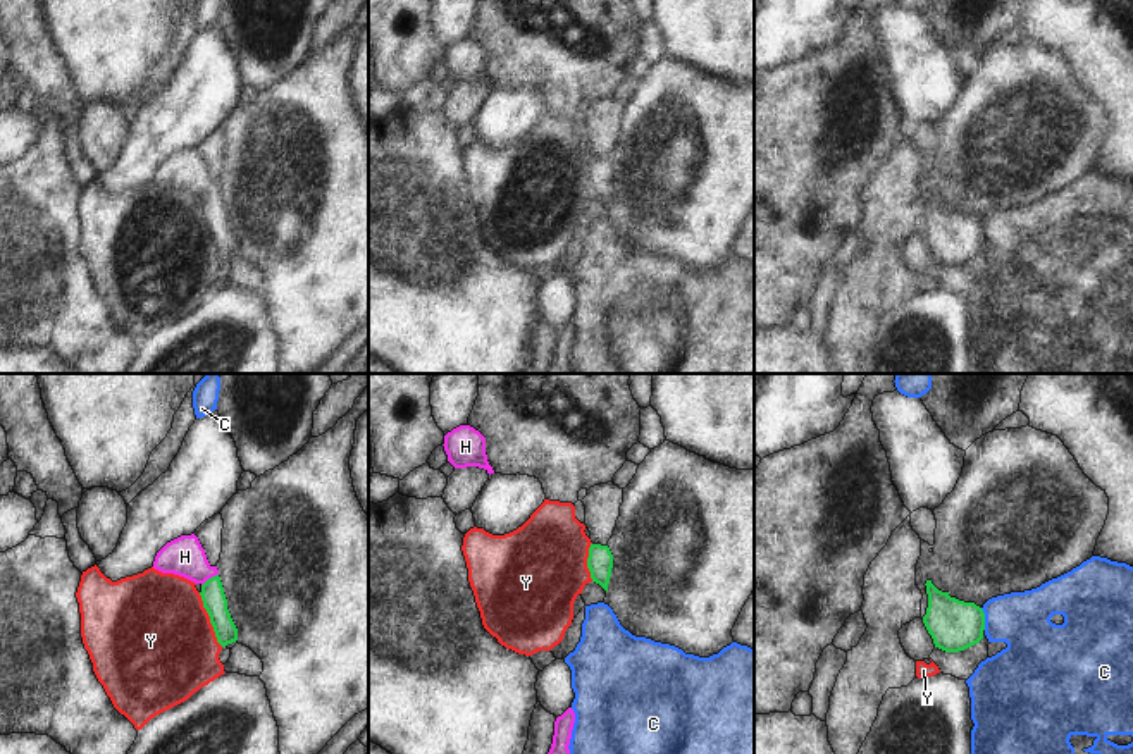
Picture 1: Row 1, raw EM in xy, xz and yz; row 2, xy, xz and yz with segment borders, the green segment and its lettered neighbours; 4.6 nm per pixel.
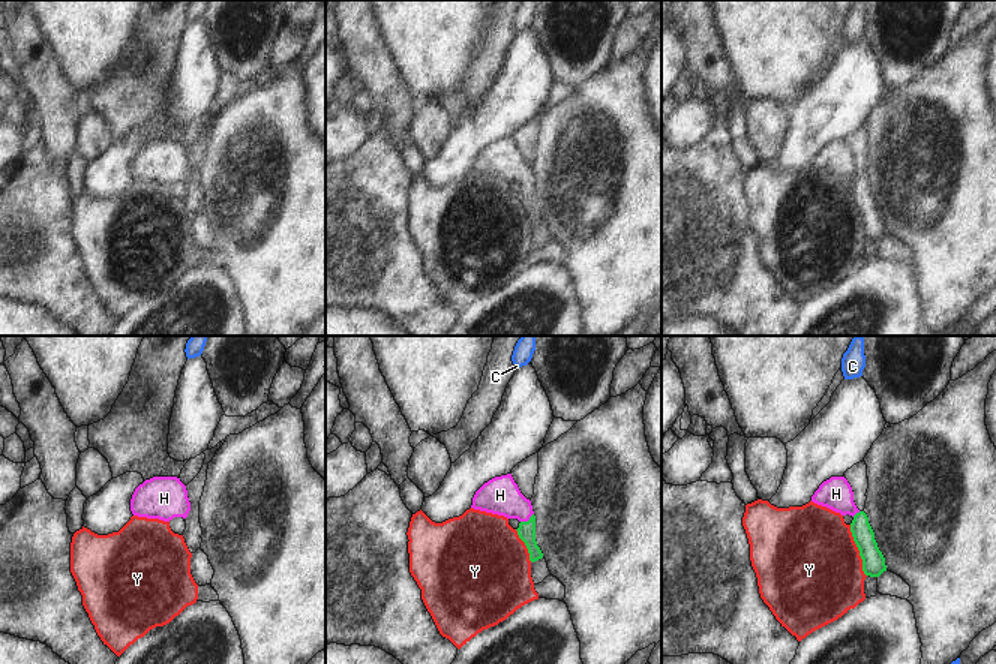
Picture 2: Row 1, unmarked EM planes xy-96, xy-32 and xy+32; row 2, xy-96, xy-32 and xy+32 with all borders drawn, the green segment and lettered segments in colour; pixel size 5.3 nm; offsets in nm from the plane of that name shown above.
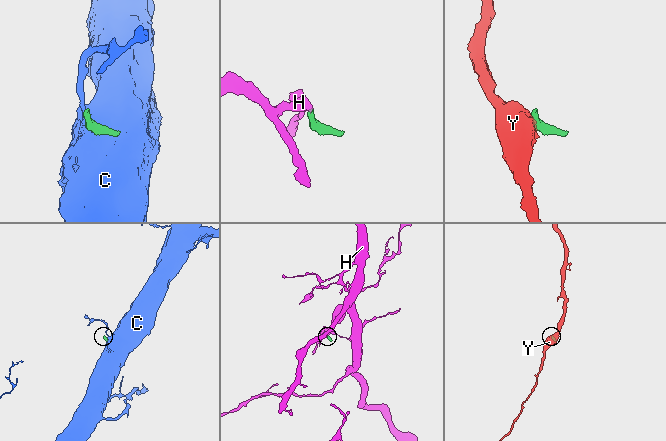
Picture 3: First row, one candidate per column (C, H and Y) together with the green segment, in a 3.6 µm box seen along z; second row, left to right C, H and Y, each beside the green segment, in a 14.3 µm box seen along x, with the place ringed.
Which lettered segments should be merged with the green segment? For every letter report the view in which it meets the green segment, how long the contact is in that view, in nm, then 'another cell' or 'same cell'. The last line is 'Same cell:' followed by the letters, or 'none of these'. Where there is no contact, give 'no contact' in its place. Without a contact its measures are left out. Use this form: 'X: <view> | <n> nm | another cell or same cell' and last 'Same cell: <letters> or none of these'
C: yz | 110 nm | another cell
H: xy | 100 nm | same cell
Y: xy | 280 nm | another cell
Same cell: H

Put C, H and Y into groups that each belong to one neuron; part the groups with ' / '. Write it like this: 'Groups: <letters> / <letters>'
Groups: C / H / Y.

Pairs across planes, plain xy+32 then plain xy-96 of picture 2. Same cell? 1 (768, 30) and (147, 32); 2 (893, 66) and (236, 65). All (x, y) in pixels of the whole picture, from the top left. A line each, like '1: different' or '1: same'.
1: different
2: same

